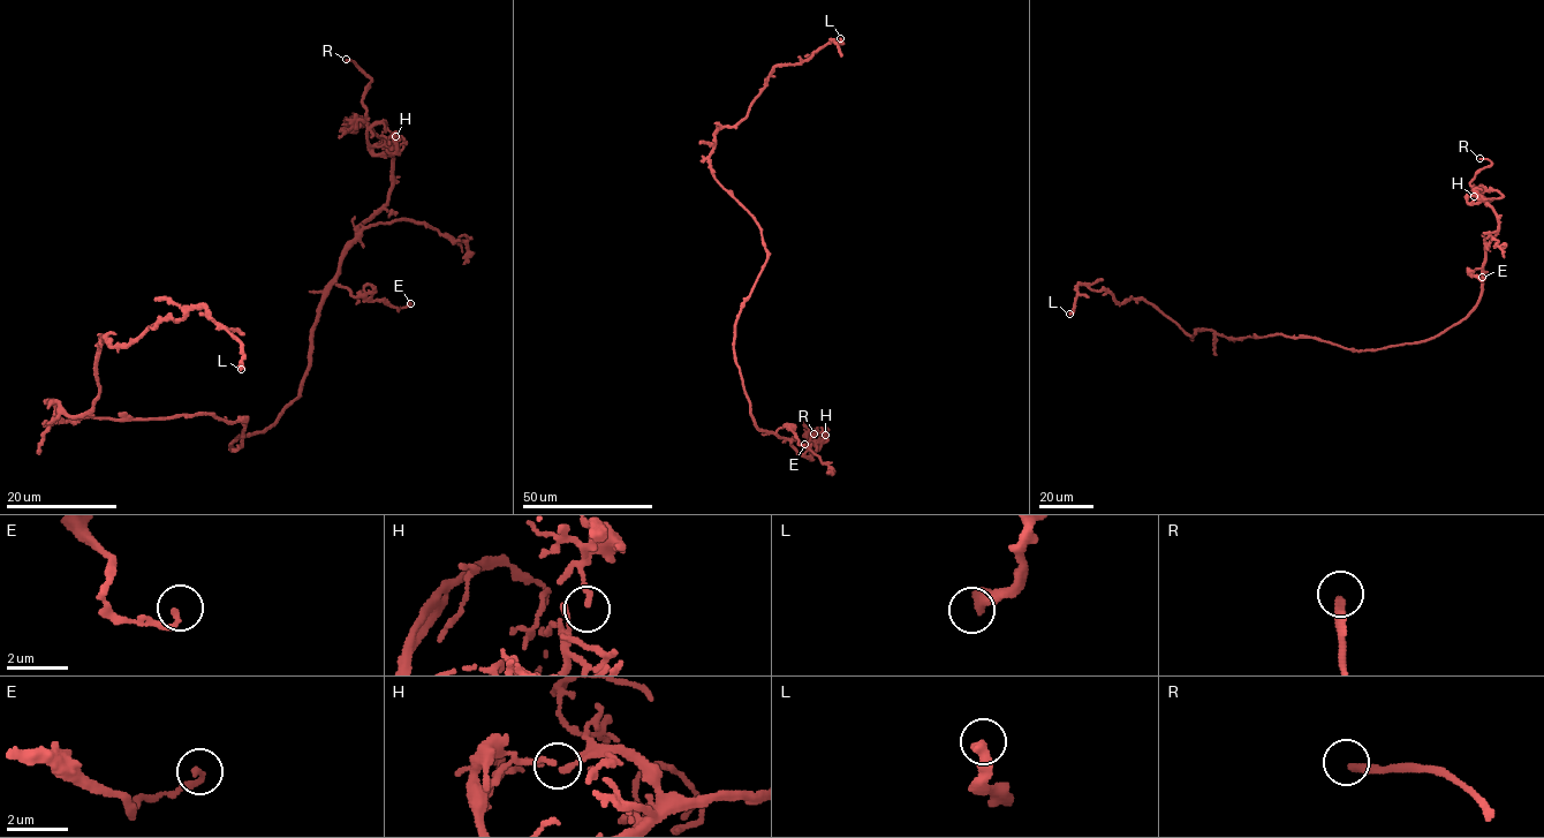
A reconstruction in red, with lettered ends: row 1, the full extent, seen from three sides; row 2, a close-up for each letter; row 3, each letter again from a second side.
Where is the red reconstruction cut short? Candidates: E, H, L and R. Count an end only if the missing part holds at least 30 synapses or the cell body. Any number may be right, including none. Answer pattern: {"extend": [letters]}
{"extend": ["R"]}

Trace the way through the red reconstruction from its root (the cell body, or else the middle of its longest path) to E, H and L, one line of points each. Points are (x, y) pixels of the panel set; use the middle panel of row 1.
E: (761, 271), (736, 322), (735, 362), (757, 428), (774, 432), (786, 424), (799, 444), (804, 444)
H: (761, 271), (733, 346), (754, 421), (804, 457), (816, 450), (809, 443), (825, 435)
L: (761, 271), (767, 250), (759, 226), (712, 172), (714, 134), (744, 118), (774, 67), (808, 60), (840, 38)

